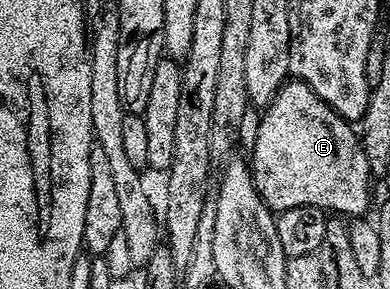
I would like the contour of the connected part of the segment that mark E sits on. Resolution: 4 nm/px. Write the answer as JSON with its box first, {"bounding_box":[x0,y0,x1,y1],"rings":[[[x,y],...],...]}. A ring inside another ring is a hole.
{"bounding_box":[250,78,373,218],"rings":[[[292,78],[284,83],[263,109],[257,142],[250,153],[252,177],[266,206],[276,214],[294,206],[314,206],[344,218],[363,217],[367,213],[364,211],[372,204],[373,175],[357,129],[352,128],[355,127],[340,117],[325,100],[318,98],[306,82]]]}

